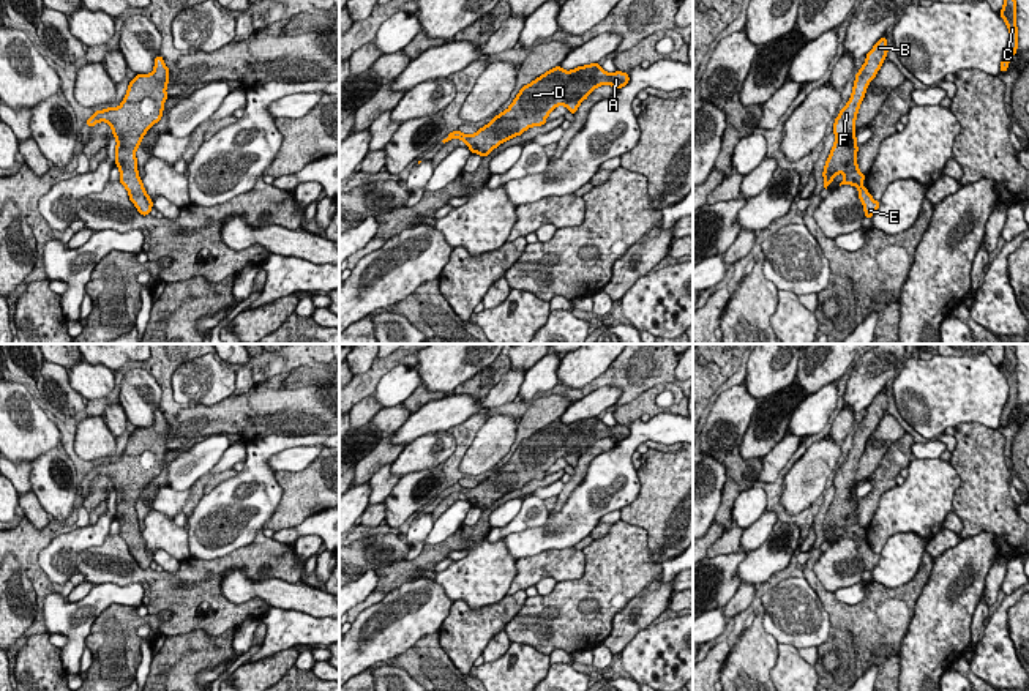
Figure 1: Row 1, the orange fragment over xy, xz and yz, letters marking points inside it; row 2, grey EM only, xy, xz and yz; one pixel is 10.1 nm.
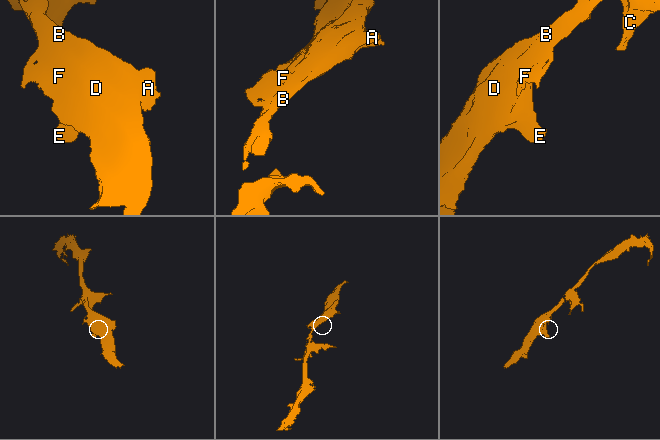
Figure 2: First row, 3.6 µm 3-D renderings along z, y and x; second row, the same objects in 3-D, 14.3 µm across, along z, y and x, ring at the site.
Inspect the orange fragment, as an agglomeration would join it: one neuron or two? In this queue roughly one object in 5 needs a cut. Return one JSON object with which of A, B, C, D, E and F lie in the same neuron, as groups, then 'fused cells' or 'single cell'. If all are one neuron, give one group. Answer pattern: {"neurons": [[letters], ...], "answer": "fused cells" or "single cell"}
{"neurons": [["A", "B", "C", "D", "E", "F"]], "answer": "single cell"}

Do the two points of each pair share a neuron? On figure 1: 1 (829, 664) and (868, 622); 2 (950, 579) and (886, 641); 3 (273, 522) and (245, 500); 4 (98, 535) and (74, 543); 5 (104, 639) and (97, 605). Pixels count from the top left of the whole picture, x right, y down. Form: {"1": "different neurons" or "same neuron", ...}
{"1": "same neuron", "2": "different neurons", "3": "different neurons", "4": "same neuron", "5": "different neurons"}

